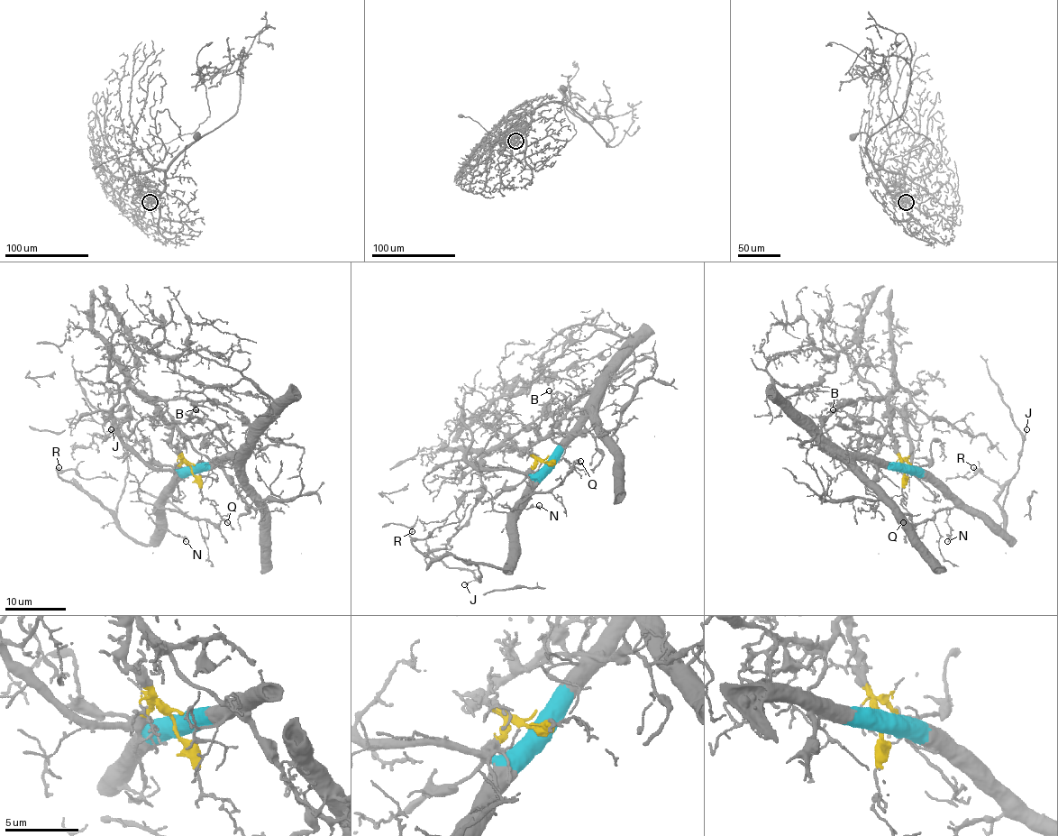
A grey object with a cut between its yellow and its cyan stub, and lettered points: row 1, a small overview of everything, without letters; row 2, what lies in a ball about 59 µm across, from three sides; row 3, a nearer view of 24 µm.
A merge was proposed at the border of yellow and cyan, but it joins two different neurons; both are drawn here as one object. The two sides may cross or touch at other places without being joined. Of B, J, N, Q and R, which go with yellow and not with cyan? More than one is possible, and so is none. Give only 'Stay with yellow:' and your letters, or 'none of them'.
Stay with yellow: B

